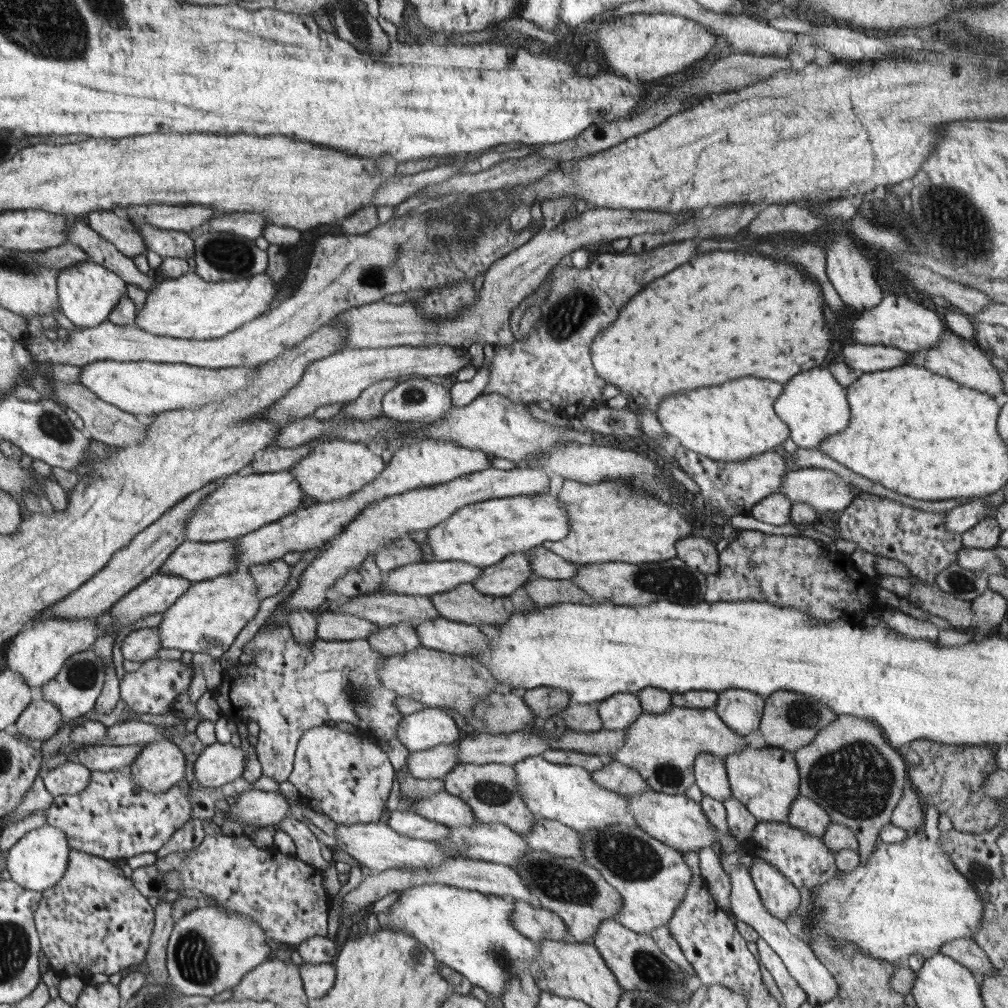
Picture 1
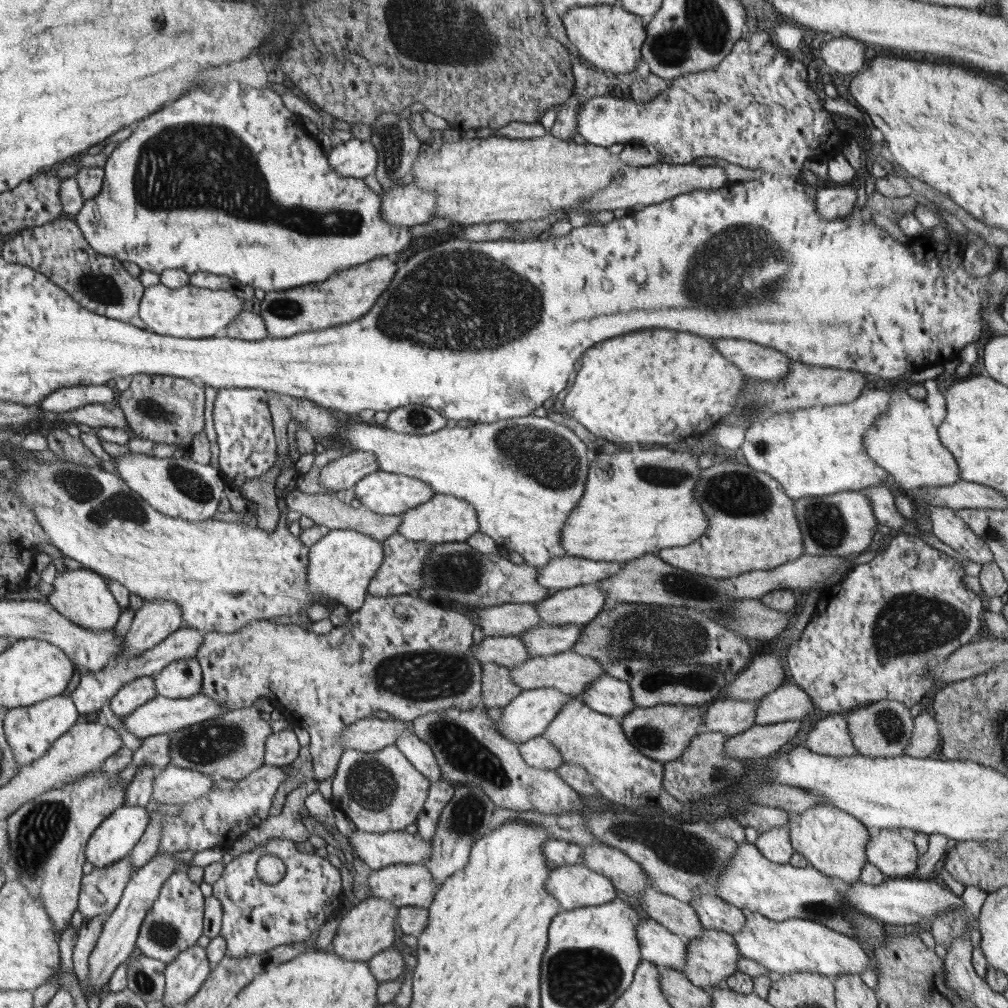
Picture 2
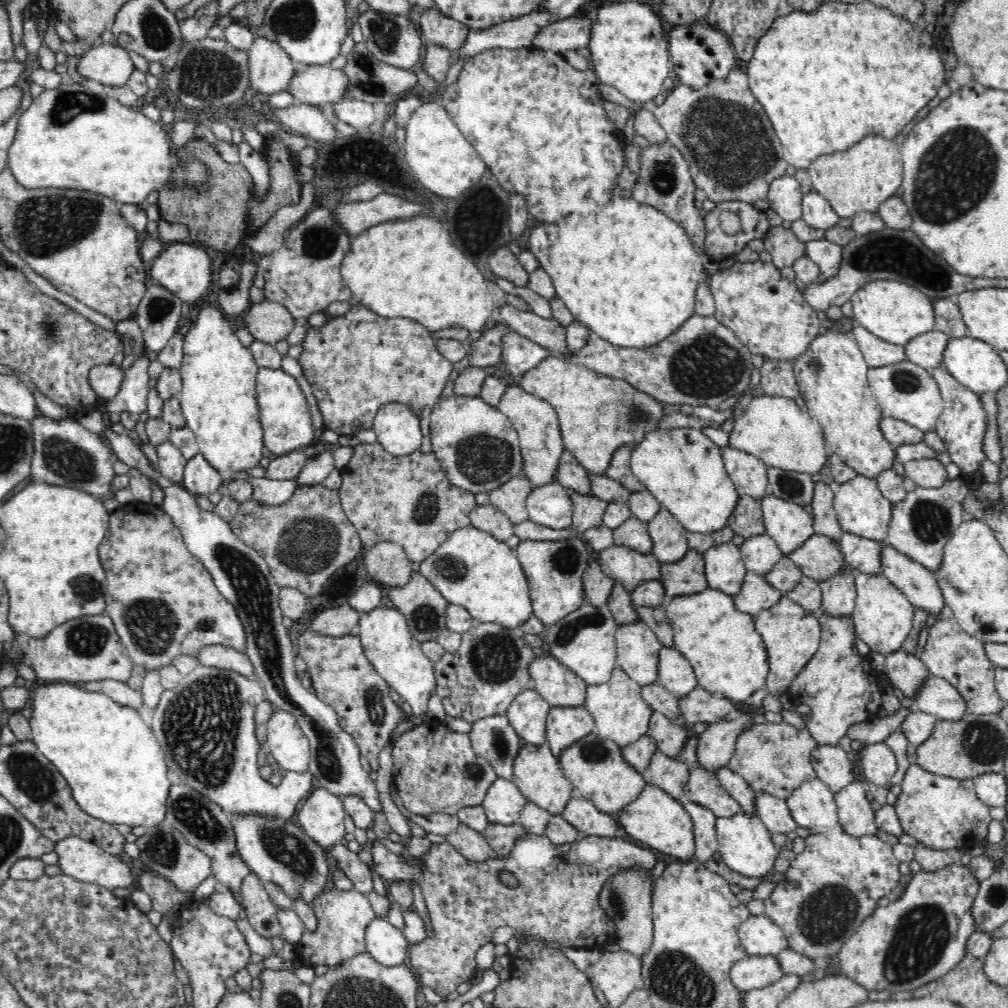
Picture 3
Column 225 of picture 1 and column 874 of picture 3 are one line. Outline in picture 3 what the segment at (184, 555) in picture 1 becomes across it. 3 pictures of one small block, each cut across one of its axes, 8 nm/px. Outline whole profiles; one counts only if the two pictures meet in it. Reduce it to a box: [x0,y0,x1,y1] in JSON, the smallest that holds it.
[838,532,882,574]

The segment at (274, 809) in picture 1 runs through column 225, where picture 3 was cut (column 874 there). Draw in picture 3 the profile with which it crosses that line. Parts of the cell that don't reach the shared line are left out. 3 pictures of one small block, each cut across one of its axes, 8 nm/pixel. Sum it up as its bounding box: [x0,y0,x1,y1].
[836,744,880,838]

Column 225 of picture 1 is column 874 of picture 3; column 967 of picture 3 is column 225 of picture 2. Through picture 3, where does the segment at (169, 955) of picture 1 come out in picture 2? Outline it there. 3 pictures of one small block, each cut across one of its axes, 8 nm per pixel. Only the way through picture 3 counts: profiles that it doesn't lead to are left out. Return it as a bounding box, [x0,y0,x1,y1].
[211,840,341,960]

